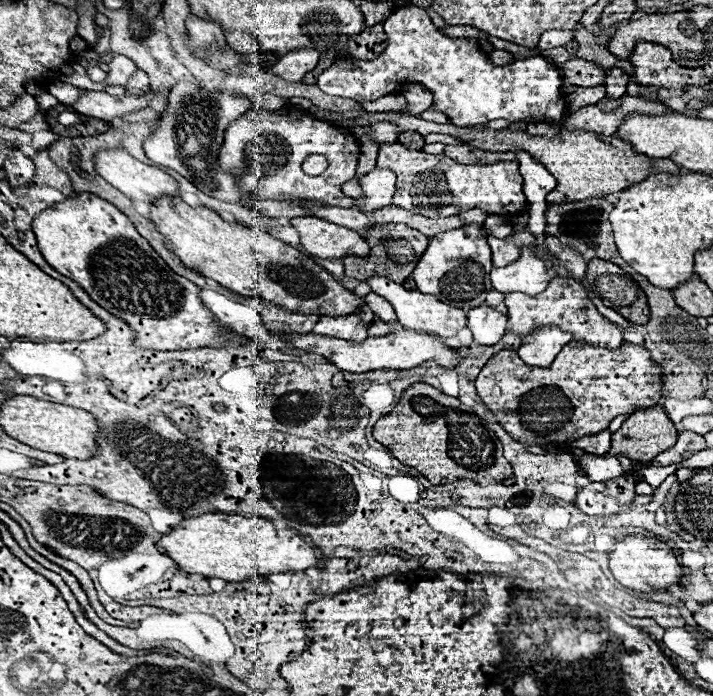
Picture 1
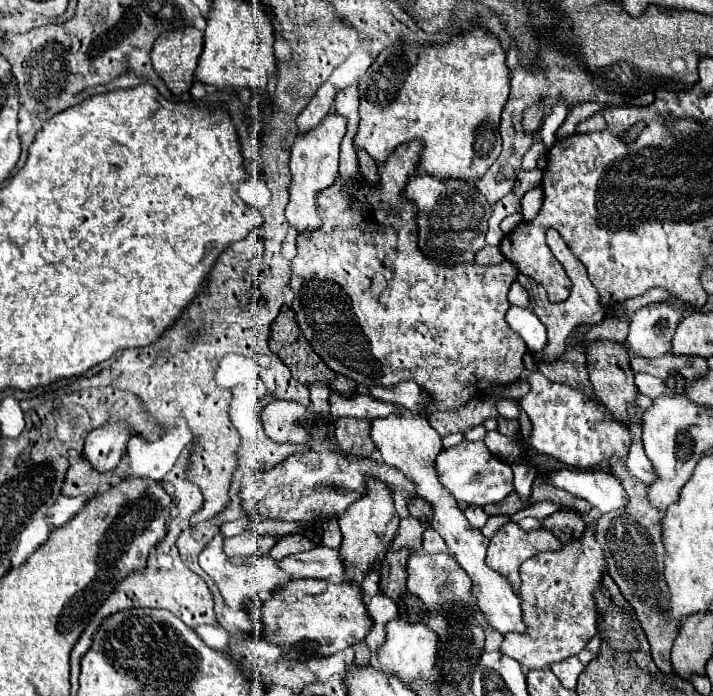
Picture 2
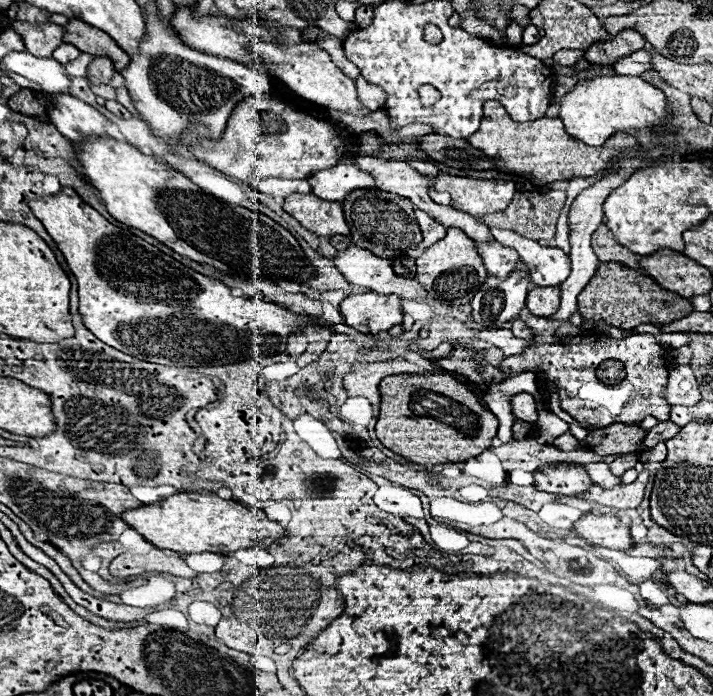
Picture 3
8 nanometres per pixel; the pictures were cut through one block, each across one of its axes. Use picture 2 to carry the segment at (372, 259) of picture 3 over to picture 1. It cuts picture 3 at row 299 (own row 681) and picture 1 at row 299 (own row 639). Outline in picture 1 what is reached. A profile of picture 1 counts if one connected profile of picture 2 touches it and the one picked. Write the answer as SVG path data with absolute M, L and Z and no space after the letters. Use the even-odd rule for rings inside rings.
M372 276L366 282L370 284L372 292L384 296L394 306L394 310L398 314L398 322L406 328L414 328L414 330L422 330L422 332L434 332L438 336L456 336L456 332L460 328L466 328L466 314L462 310L448 306L430 294L406 290L402 284L394 284L382 276Z

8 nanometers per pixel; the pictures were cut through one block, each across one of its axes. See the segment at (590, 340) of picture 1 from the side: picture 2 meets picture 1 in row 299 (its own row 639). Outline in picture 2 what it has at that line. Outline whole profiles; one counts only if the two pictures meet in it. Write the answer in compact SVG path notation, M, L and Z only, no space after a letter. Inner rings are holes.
M590 528L586 530L586 534L580 540L562 544L560 552L540 552L540 554L532 556L530 560L526 560L520 566L520 578L522 578L520 600L522 600L522 618L528 626L528 632L526 634L506 634L506 638L500 646L500 652L504 656L514 658L524 668L536 670L536 668L546 668L558 660L576 656L580 650L584 650L588 640L596 634L596 616L598 614L594 612L592 592L600 584L600 574L604 568L606 568L606 562L604 562L602 546L598 546L594 532Z

